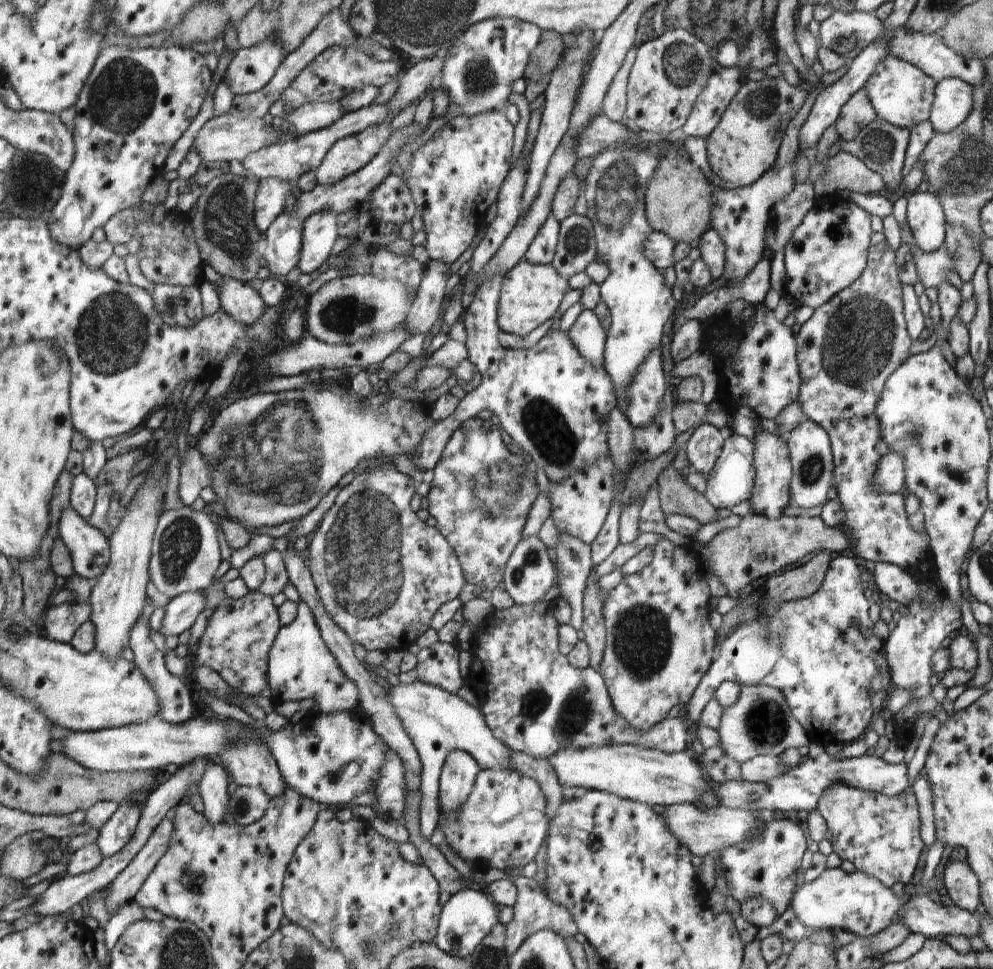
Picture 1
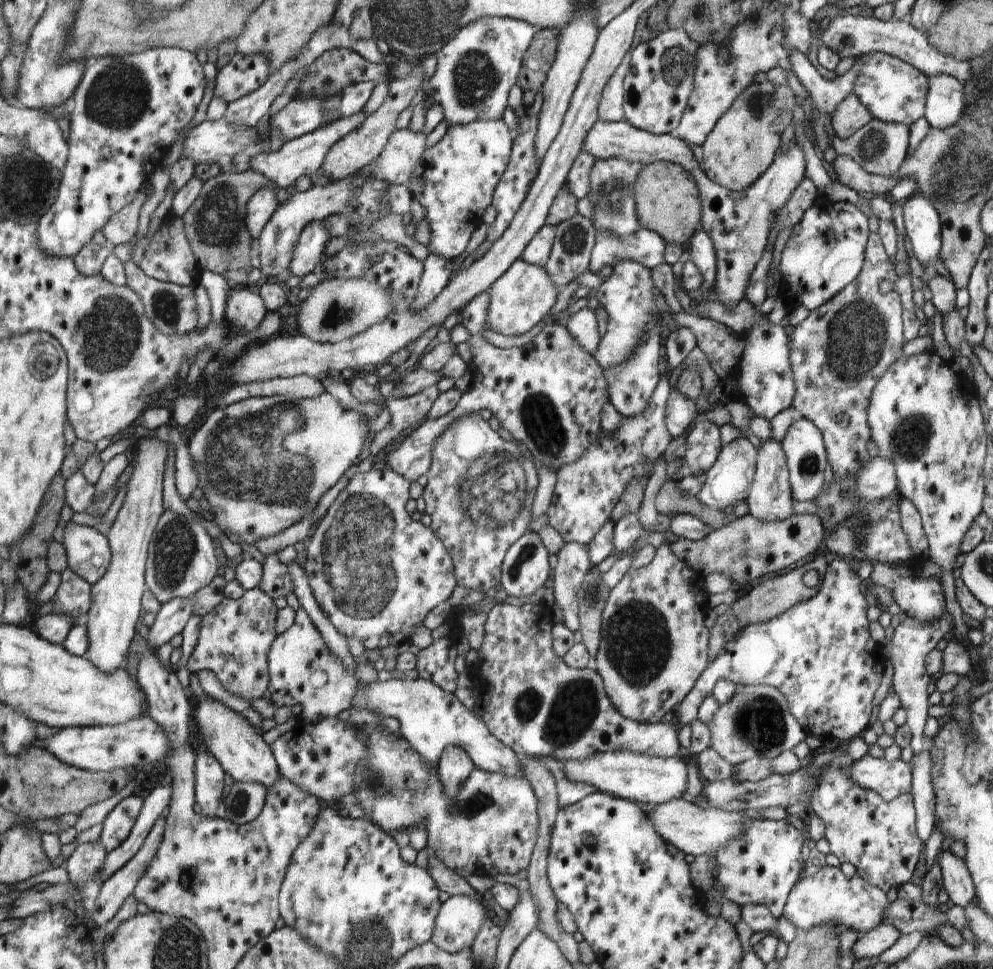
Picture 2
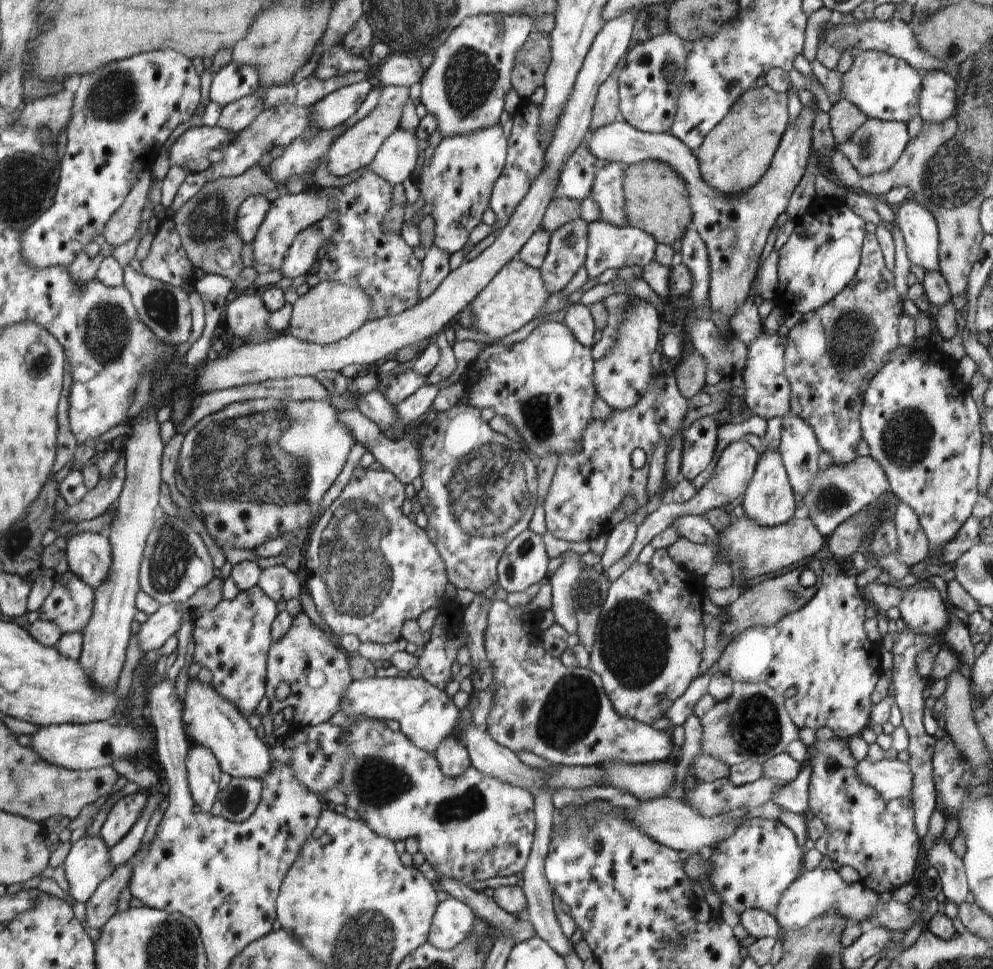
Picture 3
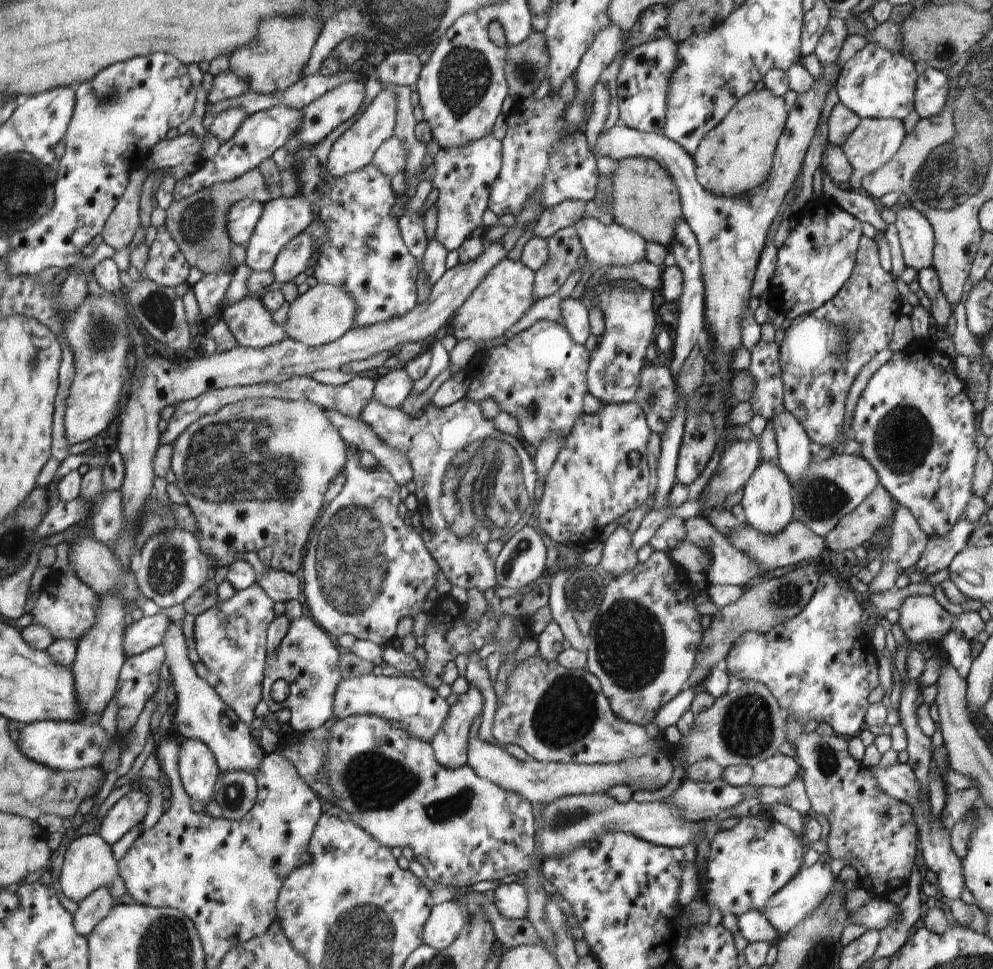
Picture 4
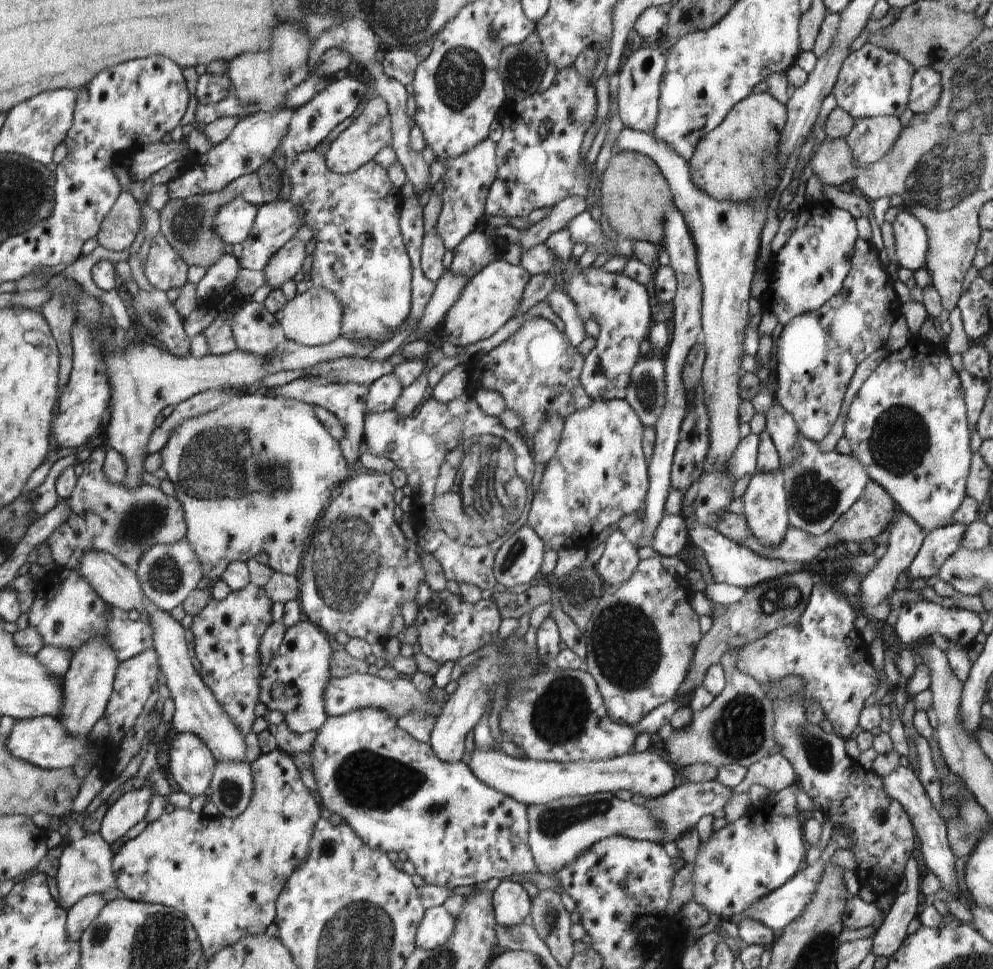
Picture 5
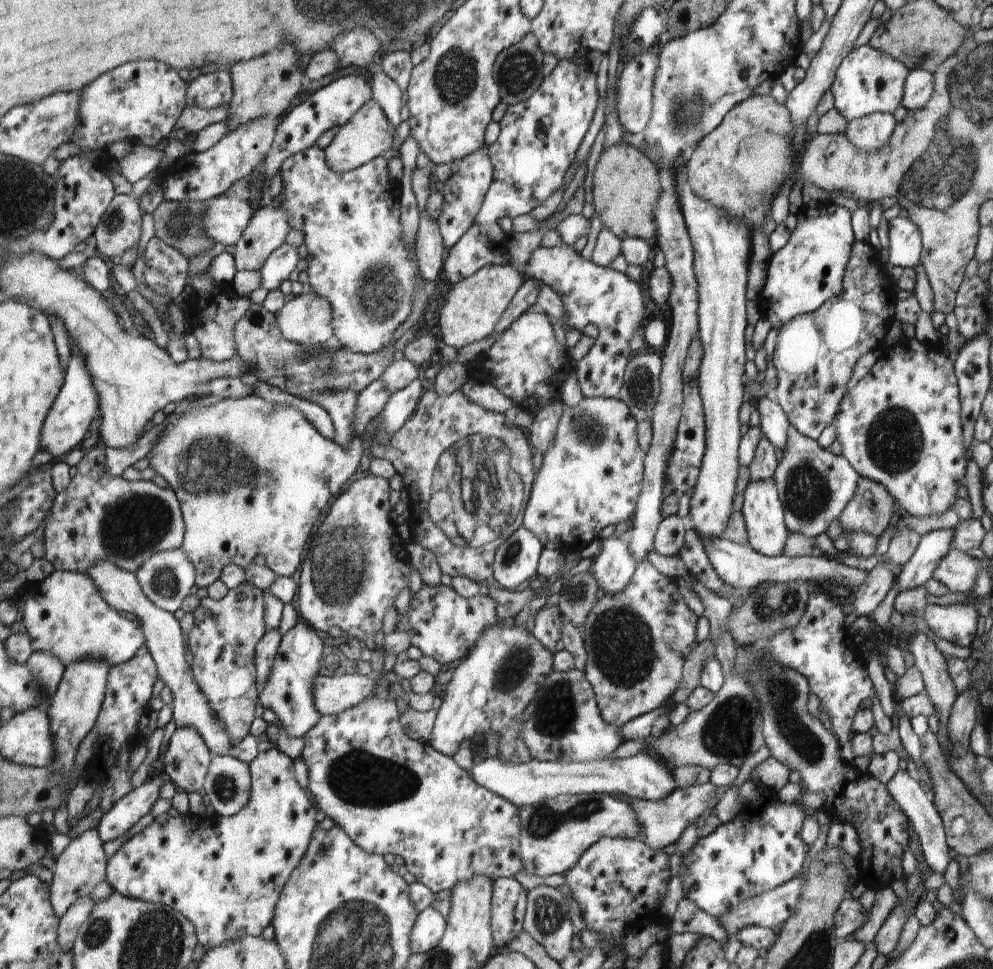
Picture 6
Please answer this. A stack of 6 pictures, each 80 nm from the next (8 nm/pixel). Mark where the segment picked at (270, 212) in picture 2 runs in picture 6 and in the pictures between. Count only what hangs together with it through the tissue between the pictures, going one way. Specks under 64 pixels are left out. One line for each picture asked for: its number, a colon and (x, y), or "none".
3: (252, 212)
4: (242, 219)
5: (234, 222)
6: (228, 218)

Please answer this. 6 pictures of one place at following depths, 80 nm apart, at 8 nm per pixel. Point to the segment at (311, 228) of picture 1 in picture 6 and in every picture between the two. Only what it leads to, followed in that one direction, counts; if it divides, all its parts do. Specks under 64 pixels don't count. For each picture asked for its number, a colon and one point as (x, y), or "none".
2: (311, 244)
3: (300, 257)
4: (293, 259)
5: (287, 260)
6: (278, 266)

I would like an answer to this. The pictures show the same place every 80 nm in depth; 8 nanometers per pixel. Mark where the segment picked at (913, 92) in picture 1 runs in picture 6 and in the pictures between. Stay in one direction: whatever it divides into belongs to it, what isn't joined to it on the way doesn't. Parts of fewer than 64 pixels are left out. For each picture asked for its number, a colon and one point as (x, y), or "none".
2: (894, 91)
3: (884, 87)
4: (876, 83)
5: (873, 81)
6: (868, 82)

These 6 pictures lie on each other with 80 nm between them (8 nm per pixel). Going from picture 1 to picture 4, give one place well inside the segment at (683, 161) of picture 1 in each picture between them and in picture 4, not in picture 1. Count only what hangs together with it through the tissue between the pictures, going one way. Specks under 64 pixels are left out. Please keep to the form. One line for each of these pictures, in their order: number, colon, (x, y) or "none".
2: (668, 201)
3: (656, 201)
4: (646, 200)

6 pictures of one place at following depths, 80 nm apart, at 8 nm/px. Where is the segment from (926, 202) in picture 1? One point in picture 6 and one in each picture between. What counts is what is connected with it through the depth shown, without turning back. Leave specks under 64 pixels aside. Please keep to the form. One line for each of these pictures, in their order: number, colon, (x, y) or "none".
2: (922, 221)
3: (919, 228)
4: (917, 238)
5: (911, 239)
6: (906, 242)

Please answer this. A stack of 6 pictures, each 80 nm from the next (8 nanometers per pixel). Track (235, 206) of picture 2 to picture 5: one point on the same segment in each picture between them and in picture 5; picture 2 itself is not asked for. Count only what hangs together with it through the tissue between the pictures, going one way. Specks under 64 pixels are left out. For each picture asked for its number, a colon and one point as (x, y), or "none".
3: (206, 223)
4: (198, 223)
5: (187, 224)

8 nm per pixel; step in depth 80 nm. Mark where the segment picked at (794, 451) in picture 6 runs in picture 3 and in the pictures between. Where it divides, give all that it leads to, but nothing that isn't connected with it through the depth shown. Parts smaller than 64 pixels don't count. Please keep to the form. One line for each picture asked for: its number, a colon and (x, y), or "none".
3: (841, 491)
4: (831, 489)
5: (821, 487)

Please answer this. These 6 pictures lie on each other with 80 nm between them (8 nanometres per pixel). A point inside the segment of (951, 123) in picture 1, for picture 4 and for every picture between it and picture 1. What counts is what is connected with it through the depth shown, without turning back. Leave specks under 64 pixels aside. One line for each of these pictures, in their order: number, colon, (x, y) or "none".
2: (944, 103)
3: (937, 101)
4: (932, 86)

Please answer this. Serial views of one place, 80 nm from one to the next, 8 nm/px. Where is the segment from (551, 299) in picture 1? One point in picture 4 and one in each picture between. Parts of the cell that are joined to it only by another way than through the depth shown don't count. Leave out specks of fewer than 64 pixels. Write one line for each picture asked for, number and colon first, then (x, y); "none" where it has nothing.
2: (523, 295)
3: (513, 297)
4: (505, 293)

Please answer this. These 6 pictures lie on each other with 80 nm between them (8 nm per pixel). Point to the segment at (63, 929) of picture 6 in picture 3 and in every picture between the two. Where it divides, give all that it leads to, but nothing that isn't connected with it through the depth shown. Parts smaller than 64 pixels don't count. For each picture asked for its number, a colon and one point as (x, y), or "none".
3: (100, 907)
4: (96, 905)
5: (80, 915)

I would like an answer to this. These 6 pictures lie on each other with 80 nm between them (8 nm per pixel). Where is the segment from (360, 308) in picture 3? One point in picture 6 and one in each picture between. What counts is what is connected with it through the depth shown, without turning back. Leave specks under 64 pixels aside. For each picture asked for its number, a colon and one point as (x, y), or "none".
4: (324, 313)
5: (313, 318)
6: (307, 320)

